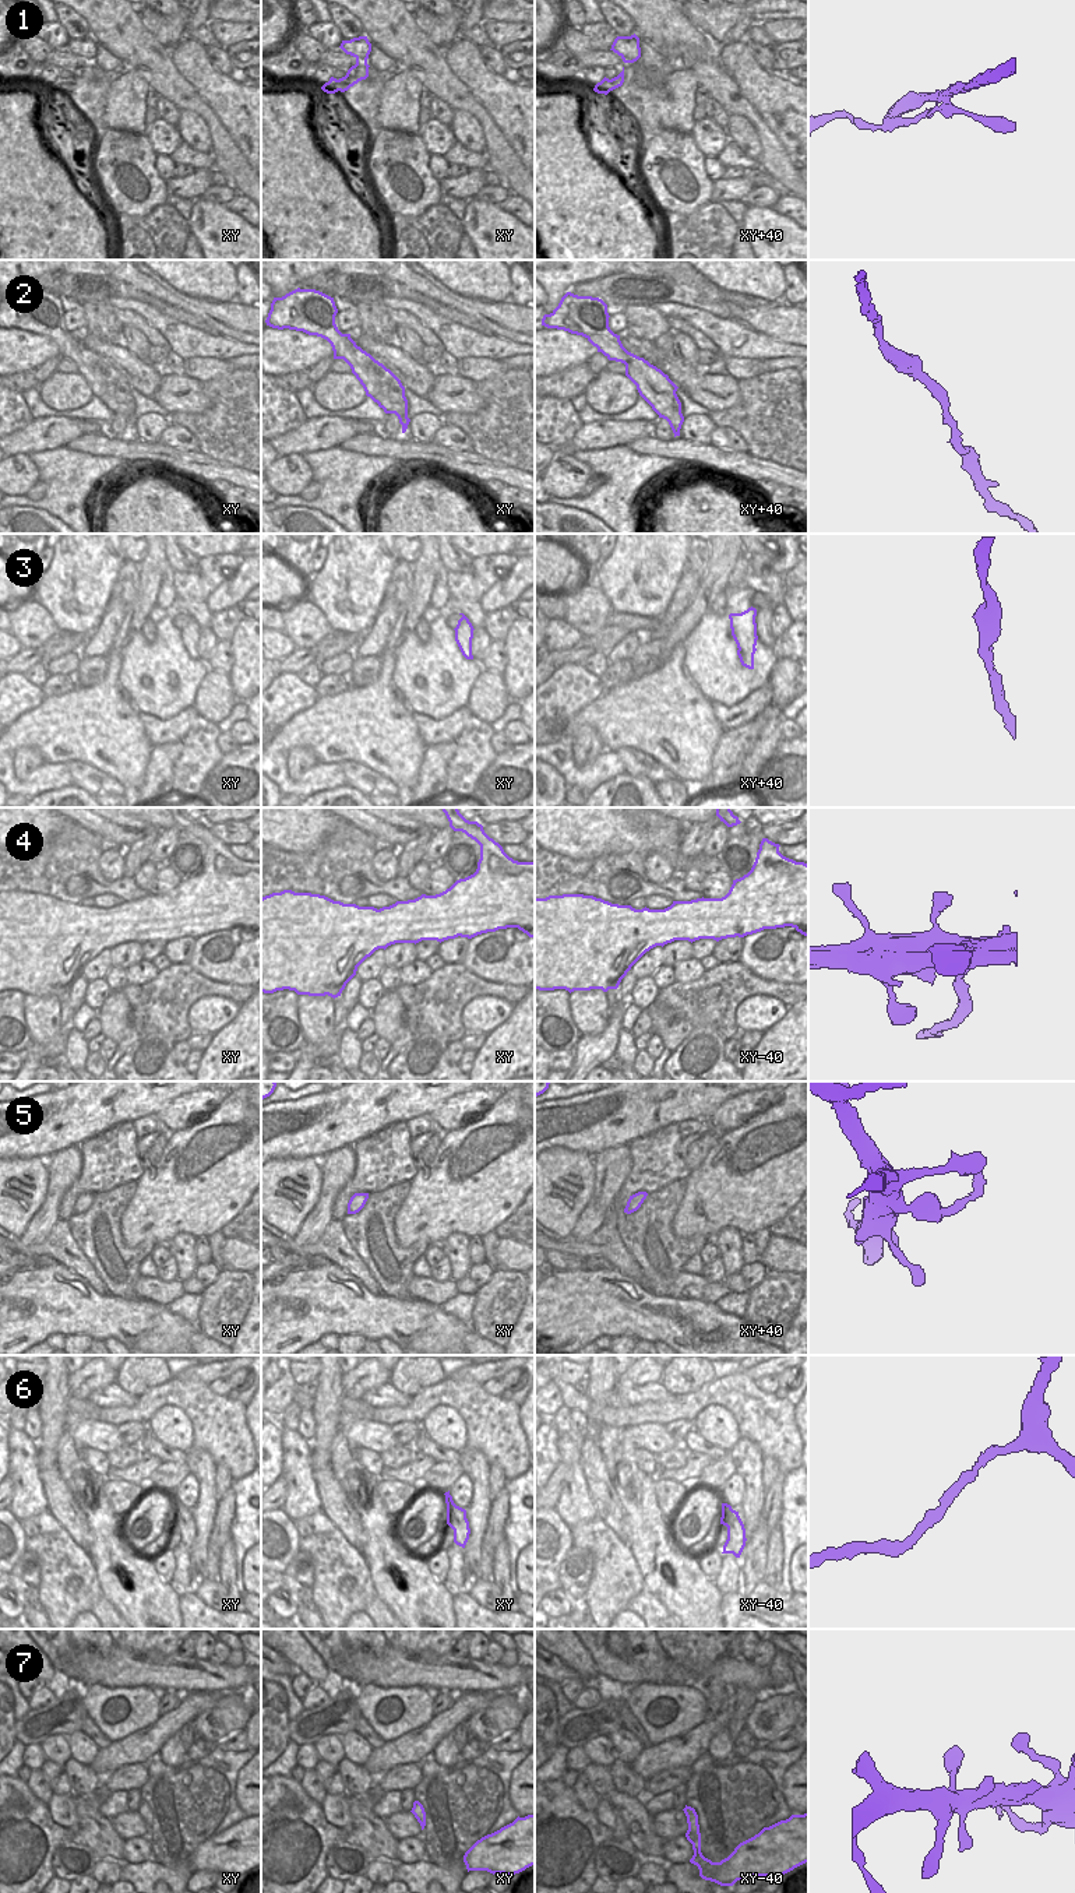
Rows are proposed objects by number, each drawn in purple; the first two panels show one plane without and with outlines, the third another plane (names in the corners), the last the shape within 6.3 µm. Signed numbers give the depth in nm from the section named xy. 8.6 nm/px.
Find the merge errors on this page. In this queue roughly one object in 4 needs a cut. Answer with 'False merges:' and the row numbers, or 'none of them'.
False merges: 1, 4

